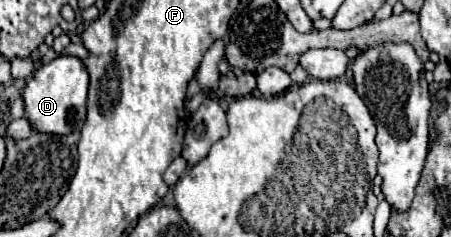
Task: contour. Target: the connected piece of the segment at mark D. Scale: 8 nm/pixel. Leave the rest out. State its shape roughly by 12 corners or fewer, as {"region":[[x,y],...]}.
{"region":[[77,56],[43,64],[23,88],[39,132],[79,132],[89,72]]}

